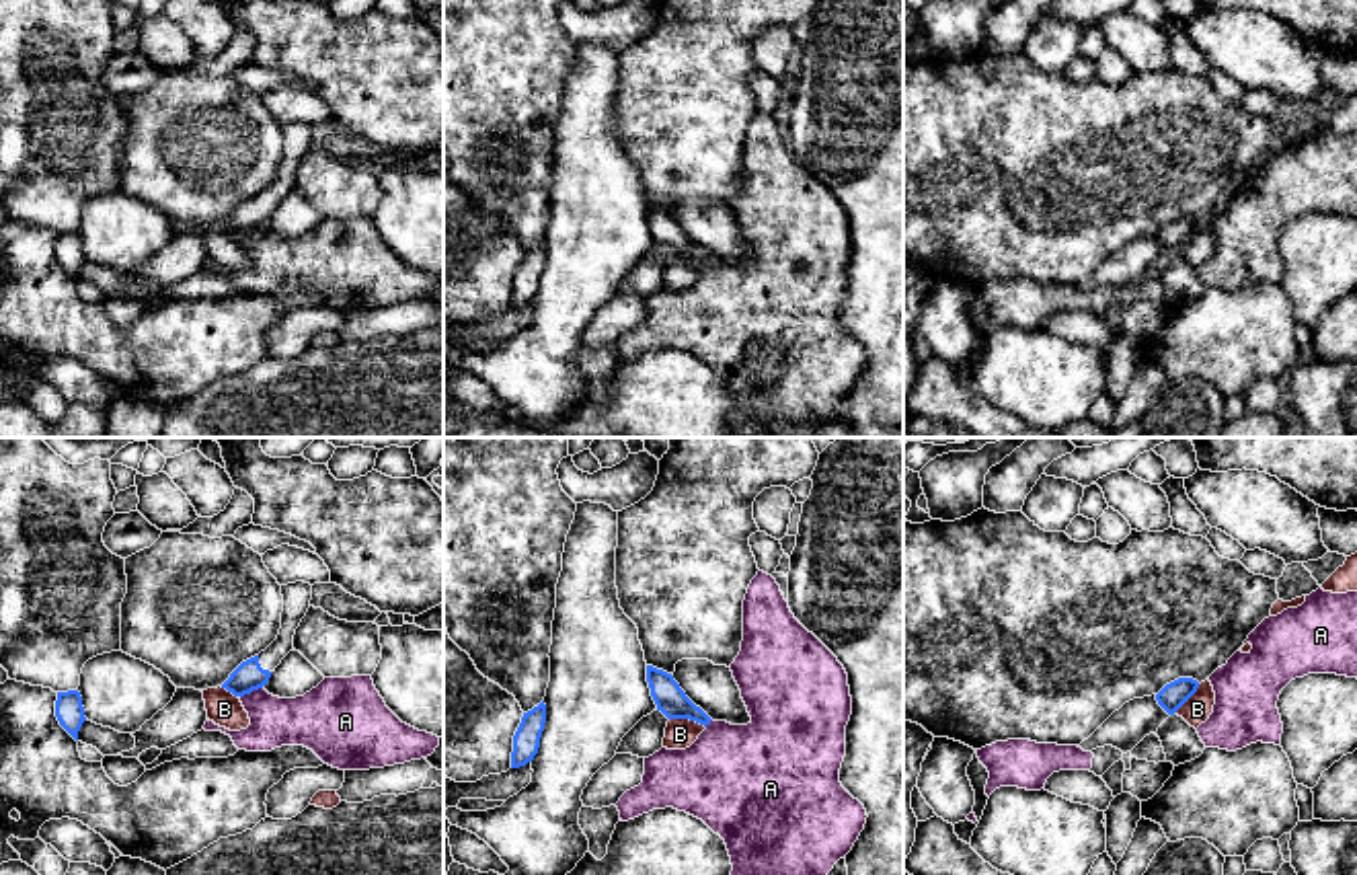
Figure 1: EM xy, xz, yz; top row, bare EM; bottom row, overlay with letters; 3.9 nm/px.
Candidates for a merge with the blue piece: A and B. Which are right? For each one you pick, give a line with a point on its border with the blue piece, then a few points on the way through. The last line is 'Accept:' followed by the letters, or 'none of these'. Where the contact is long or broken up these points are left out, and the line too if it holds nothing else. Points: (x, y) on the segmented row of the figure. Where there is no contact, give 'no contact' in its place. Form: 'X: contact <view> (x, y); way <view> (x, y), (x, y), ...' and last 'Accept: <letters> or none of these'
Accept: none of these

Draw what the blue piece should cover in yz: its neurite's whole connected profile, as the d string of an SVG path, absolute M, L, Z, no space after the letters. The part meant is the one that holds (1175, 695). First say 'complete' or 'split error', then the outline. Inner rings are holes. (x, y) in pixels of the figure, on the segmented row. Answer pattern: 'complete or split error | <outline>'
complete | M1178 678L1160 690L1156 700L1168 715L1174 715L1197 692L1197 688L1197 680Z

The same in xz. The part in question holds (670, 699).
complete | M647 665L647 682L657 711L661 711L667 719L690 719L704 727L712 721L700 707L696 707L686 696L686 692L680 688L671 674Z

